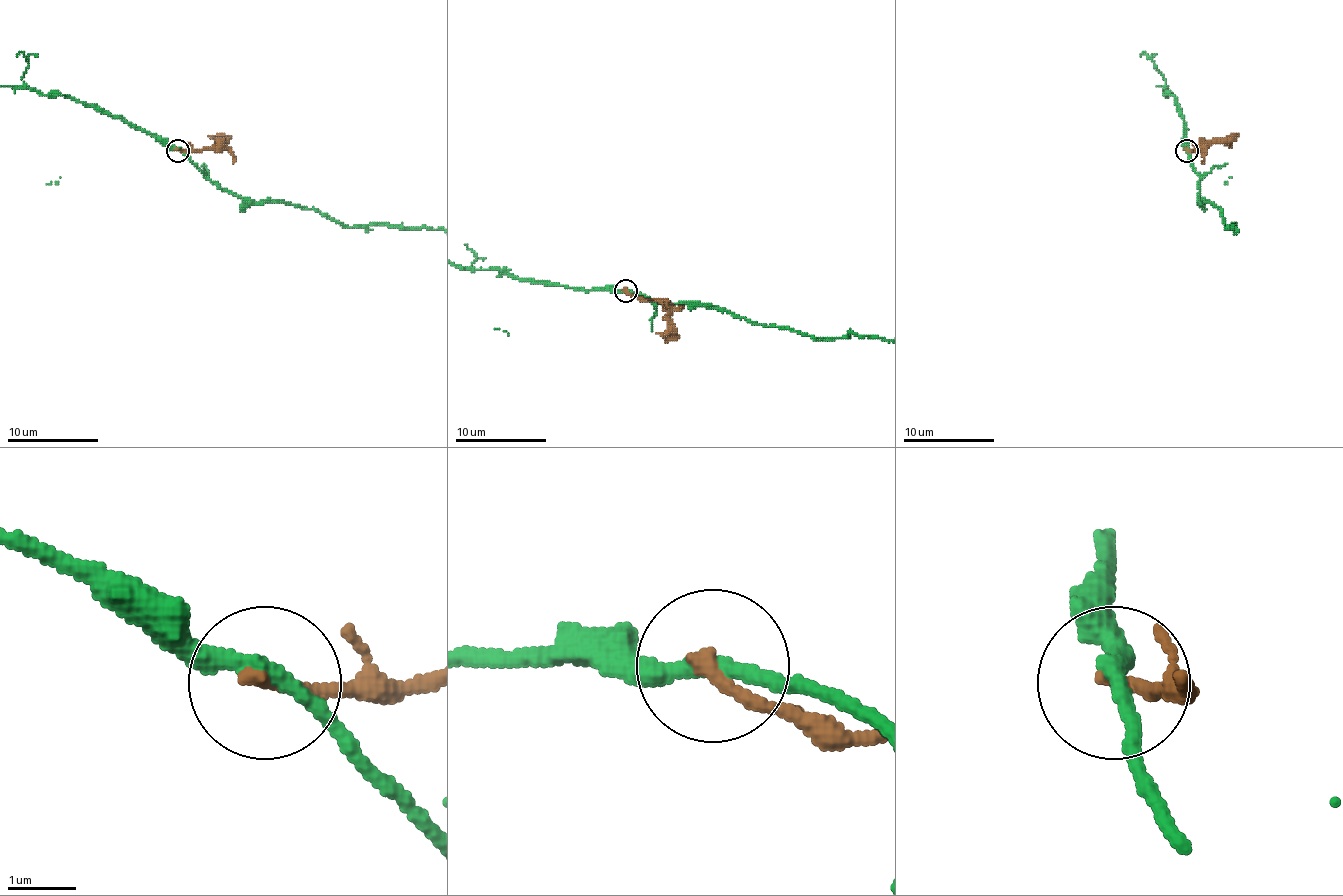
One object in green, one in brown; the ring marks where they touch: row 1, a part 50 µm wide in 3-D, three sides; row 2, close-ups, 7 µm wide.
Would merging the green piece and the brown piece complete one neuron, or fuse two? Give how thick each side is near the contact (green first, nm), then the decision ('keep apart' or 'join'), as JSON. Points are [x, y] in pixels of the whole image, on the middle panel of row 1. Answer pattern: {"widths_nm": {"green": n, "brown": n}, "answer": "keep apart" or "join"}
{"widths_nm": {"green": 240, "brown": 240}, "answer": "keep apart"}

